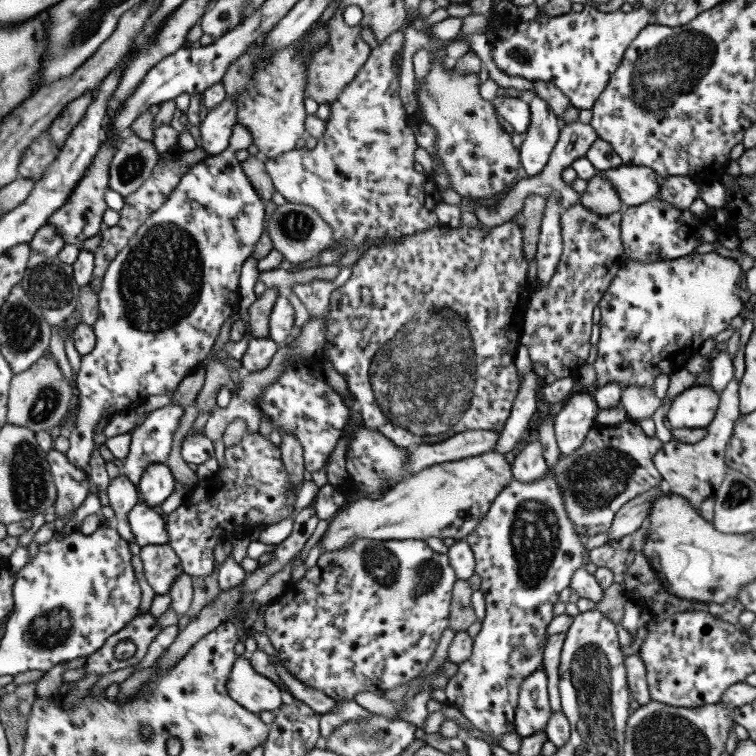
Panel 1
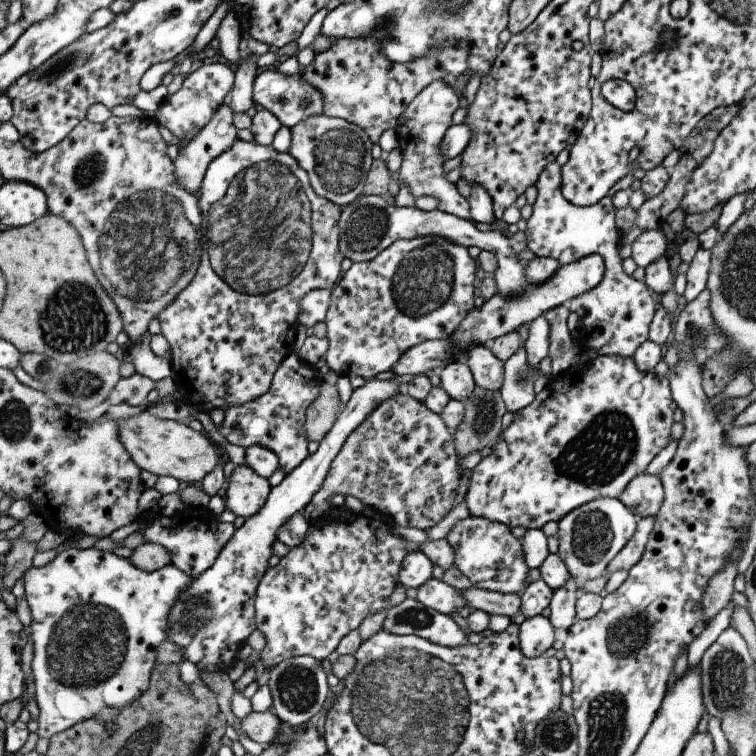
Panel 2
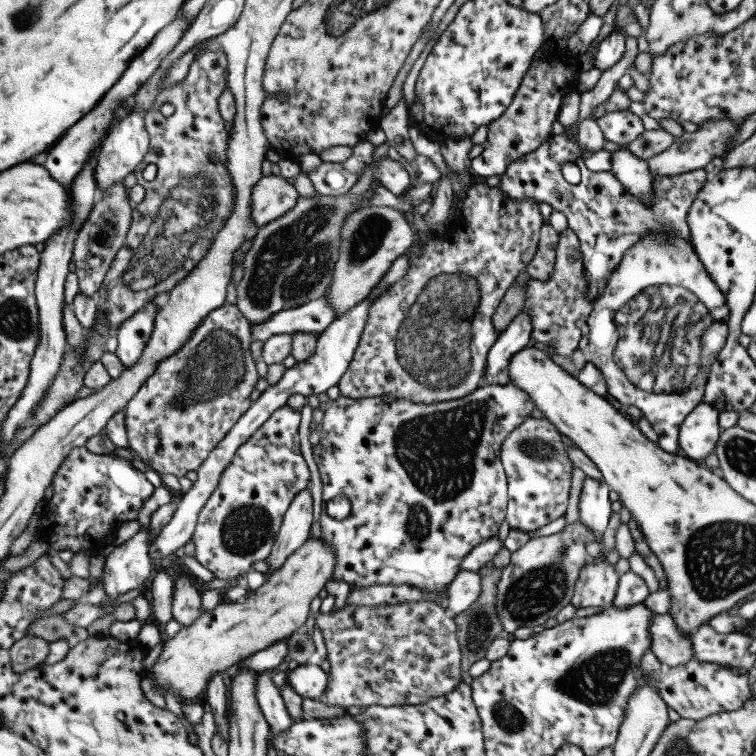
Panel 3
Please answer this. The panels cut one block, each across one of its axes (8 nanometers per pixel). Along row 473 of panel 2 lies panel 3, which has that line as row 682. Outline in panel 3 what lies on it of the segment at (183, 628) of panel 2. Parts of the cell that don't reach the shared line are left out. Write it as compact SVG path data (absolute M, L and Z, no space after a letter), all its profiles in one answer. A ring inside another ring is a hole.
M300 664L293 671L288 670L286 681L304 699L325 699L327 673L318 665Z

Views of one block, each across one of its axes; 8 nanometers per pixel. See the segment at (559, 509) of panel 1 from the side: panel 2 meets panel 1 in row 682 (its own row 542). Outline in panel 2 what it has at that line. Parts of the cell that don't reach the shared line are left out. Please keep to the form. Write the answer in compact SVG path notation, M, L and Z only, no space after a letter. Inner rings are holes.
M468 515L465 519L455 522L446 535L446 540L454 551L454 564L468 577L473 586L519 595L528 586L526 577L530 568L524 558L522 541L512 535L508 526Z

